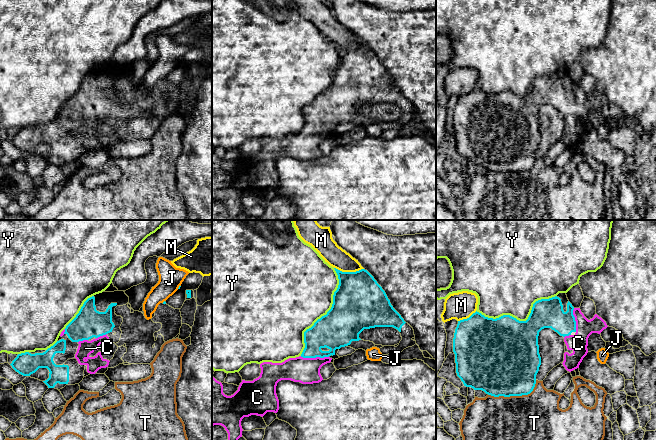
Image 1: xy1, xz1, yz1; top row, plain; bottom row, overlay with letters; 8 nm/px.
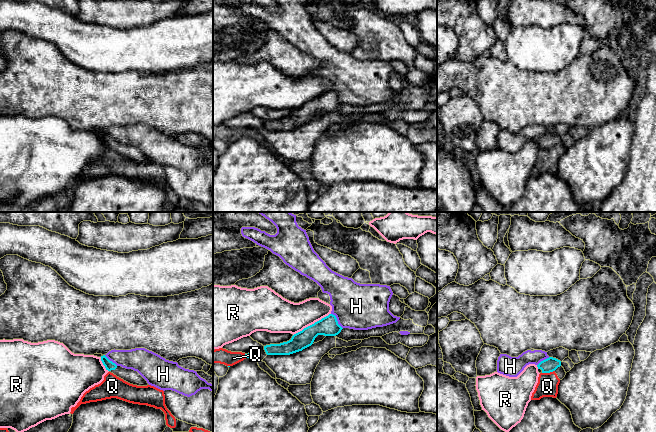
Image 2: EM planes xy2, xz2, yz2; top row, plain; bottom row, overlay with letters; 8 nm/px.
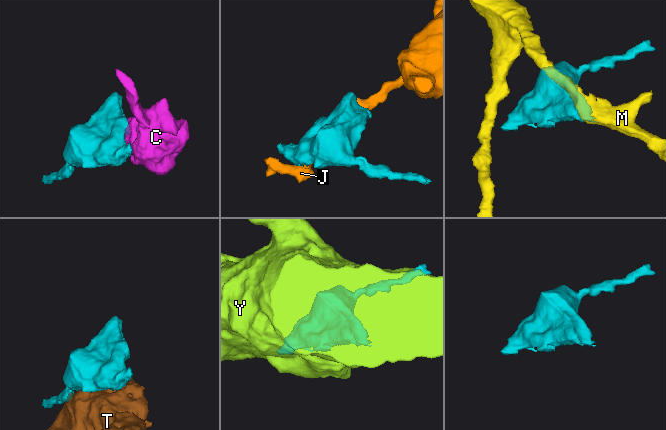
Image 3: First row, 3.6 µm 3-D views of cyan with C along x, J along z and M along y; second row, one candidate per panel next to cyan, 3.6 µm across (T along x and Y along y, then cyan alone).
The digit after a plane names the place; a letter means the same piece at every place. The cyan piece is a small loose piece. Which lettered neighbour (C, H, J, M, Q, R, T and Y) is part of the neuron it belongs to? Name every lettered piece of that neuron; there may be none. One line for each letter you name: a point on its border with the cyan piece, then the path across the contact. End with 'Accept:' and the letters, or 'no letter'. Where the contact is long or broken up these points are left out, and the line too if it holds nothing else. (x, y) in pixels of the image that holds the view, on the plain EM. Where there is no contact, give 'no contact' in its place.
C: xz1 (314, 133)
Accept: C

